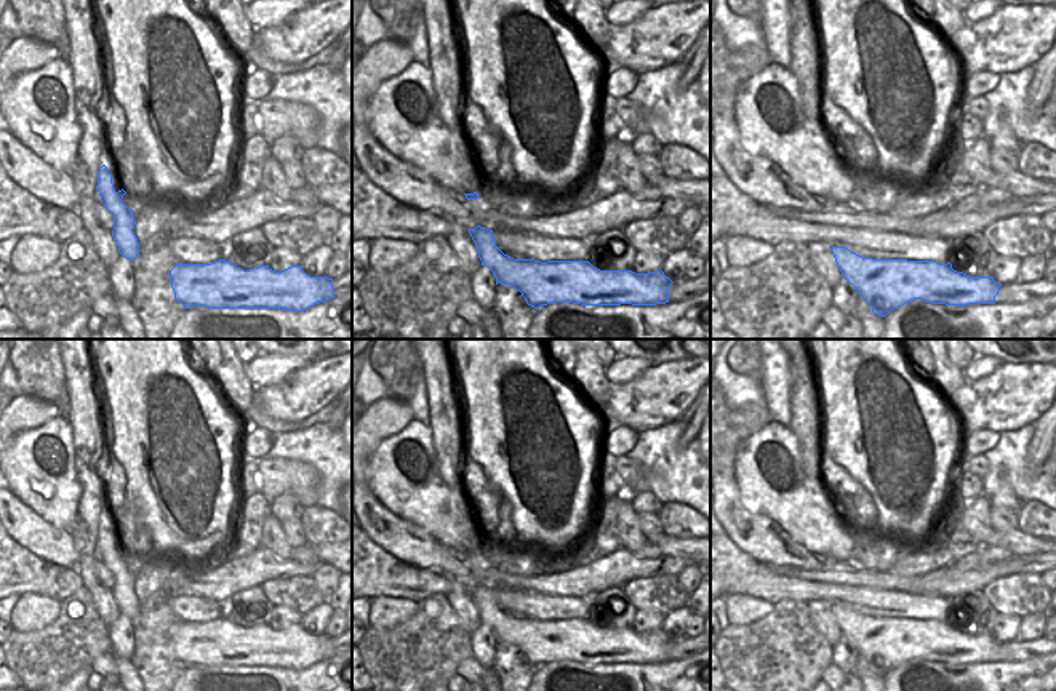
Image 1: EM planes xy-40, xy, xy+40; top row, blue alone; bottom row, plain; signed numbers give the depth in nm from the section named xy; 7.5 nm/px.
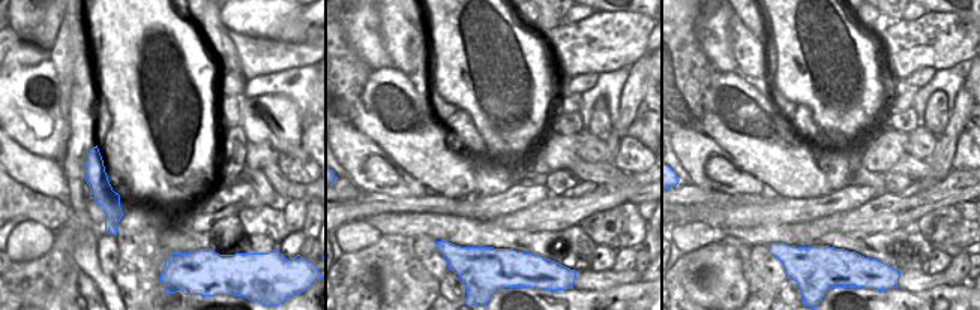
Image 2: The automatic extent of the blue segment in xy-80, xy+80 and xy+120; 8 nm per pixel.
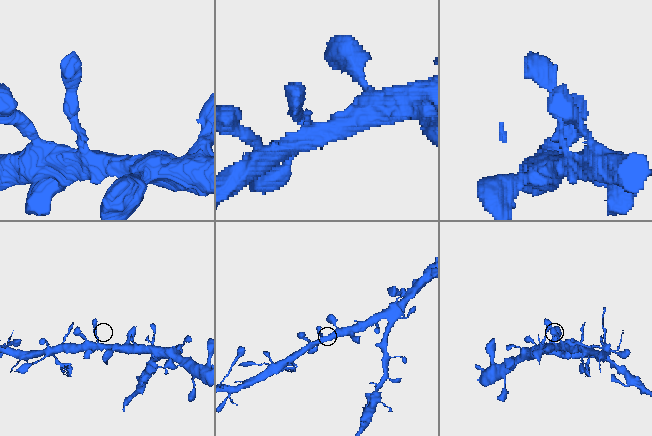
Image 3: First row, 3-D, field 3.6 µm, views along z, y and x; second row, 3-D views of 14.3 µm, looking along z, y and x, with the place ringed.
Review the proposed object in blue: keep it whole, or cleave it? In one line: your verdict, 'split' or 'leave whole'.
leave whole

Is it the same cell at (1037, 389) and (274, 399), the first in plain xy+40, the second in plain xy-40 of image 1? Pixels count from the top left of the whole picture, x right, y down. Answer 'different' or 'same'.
same

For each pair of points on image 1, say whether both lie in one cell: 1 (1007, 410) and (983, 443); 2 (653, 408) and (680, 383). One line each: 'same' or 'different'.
1: different
2: same

